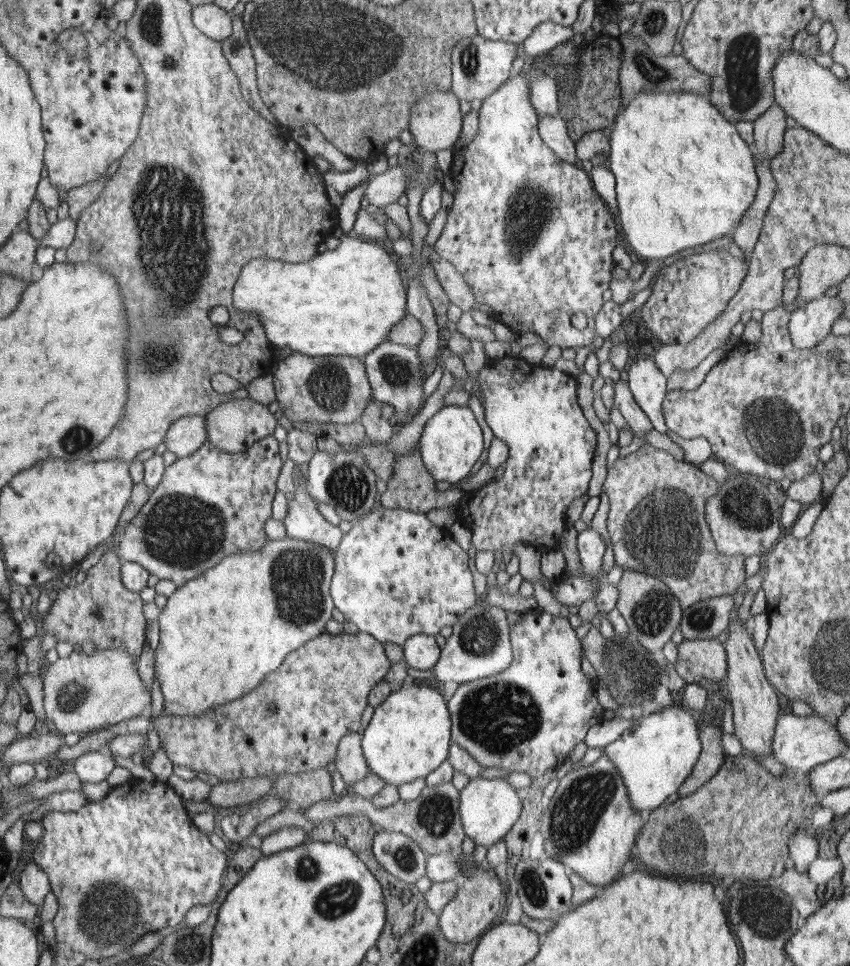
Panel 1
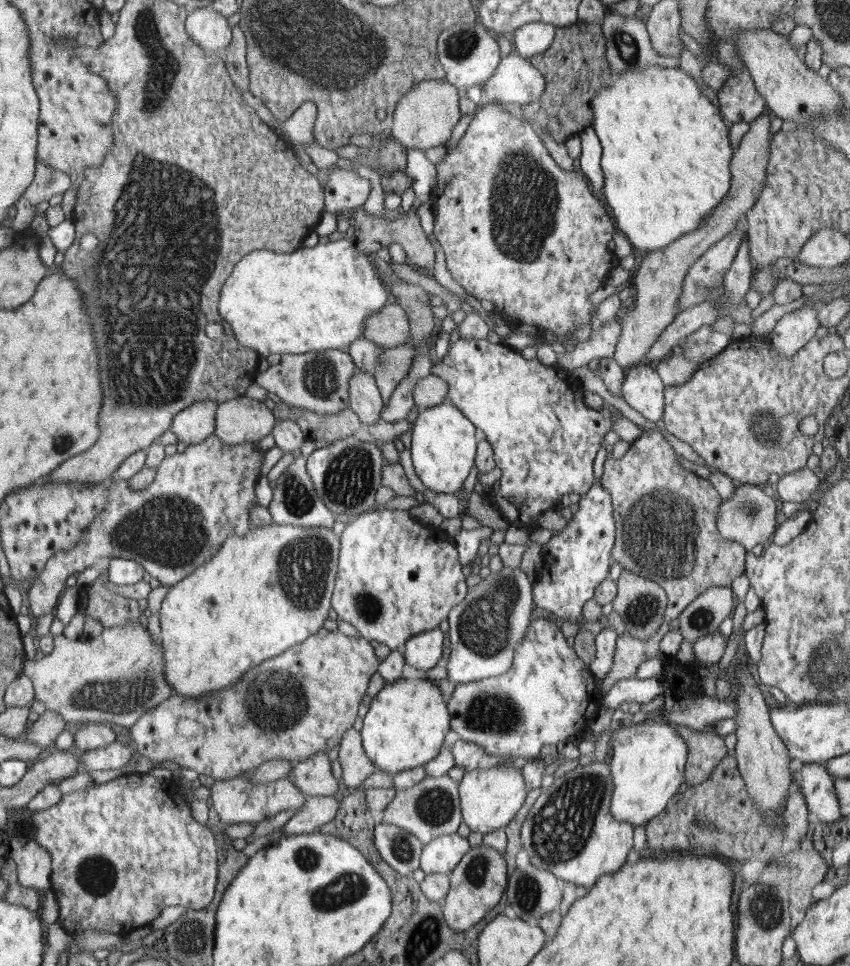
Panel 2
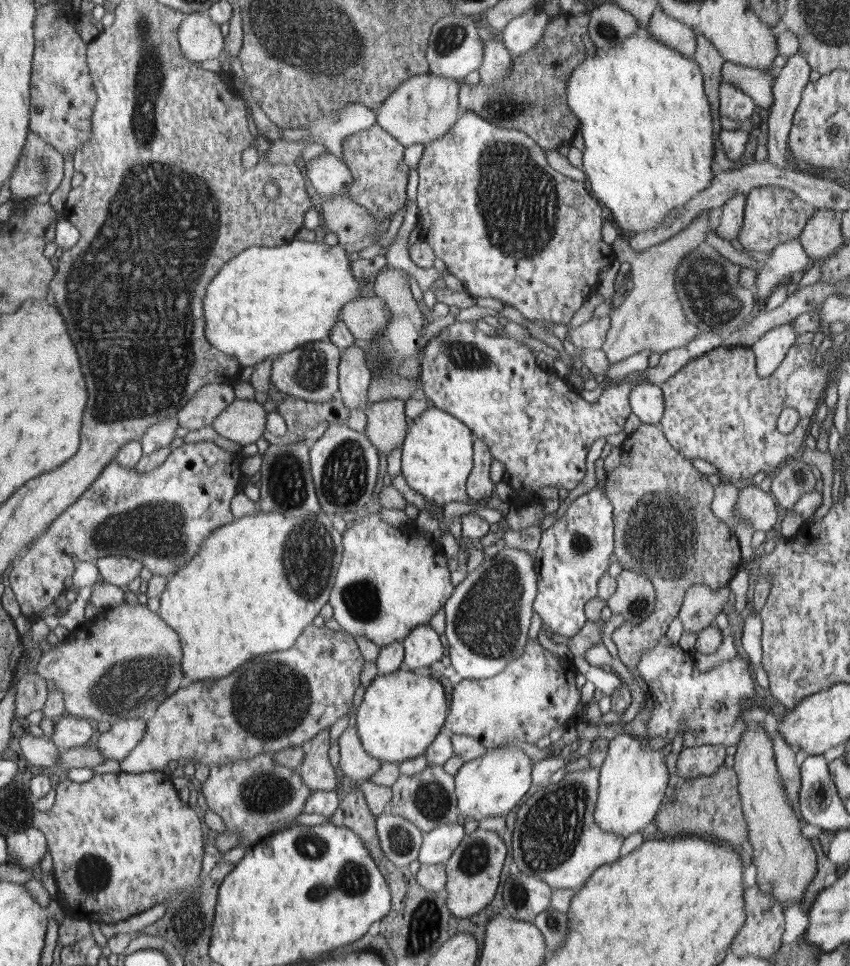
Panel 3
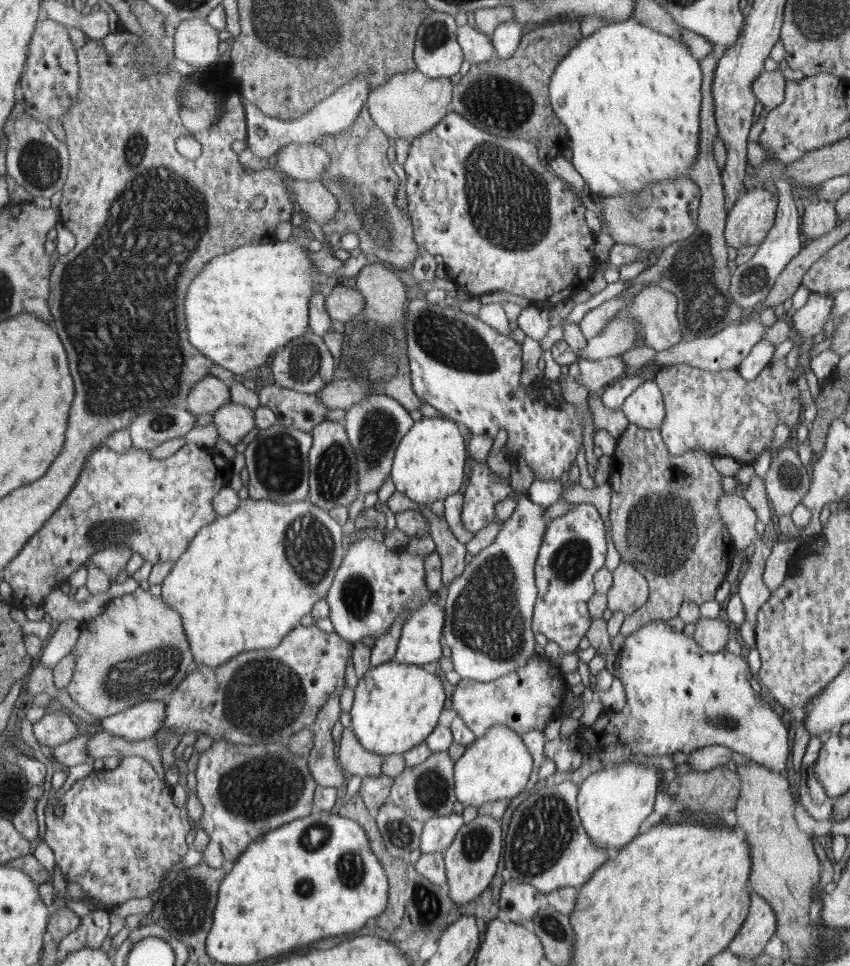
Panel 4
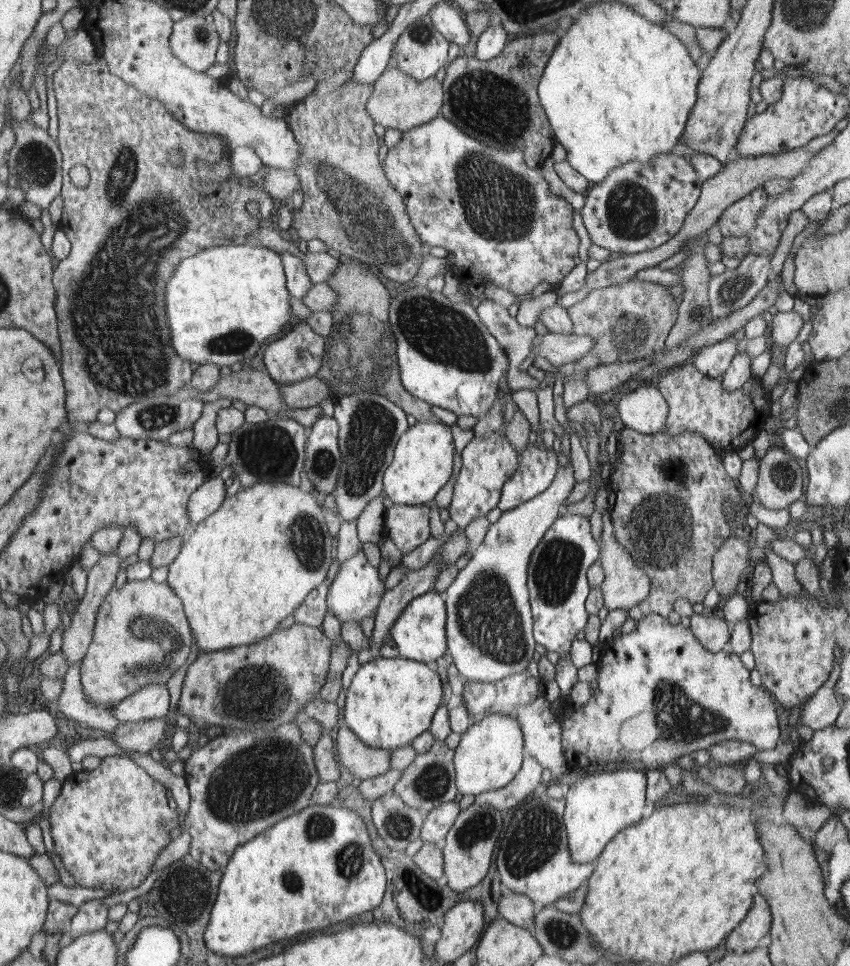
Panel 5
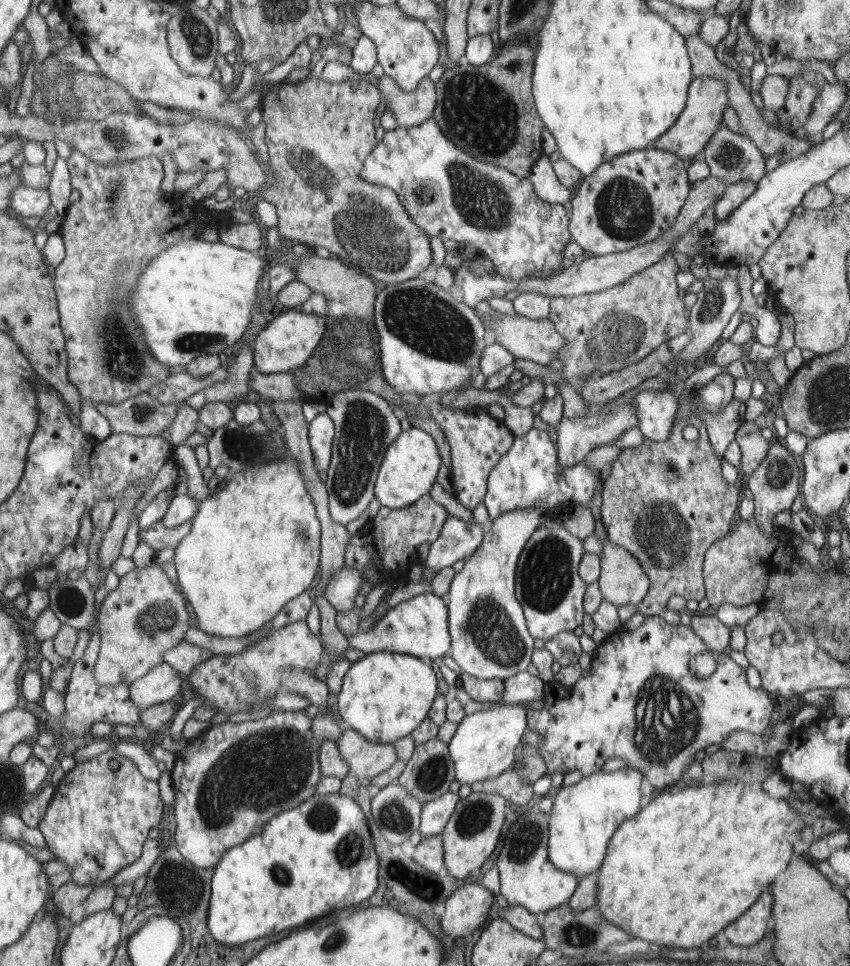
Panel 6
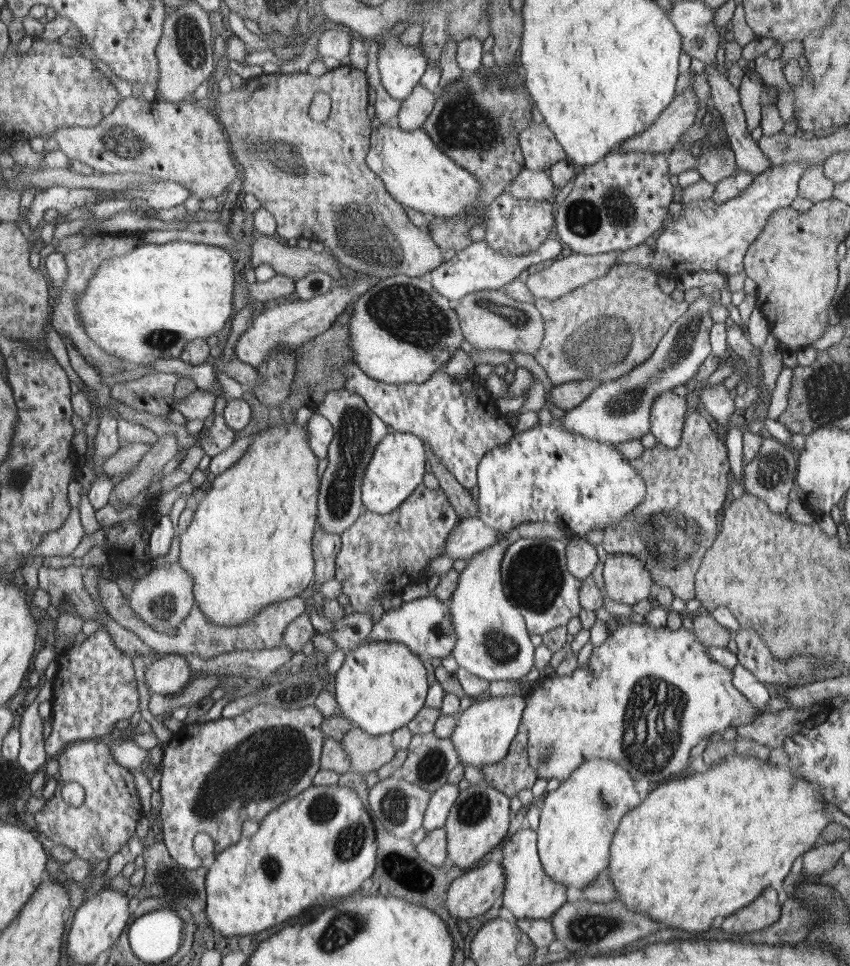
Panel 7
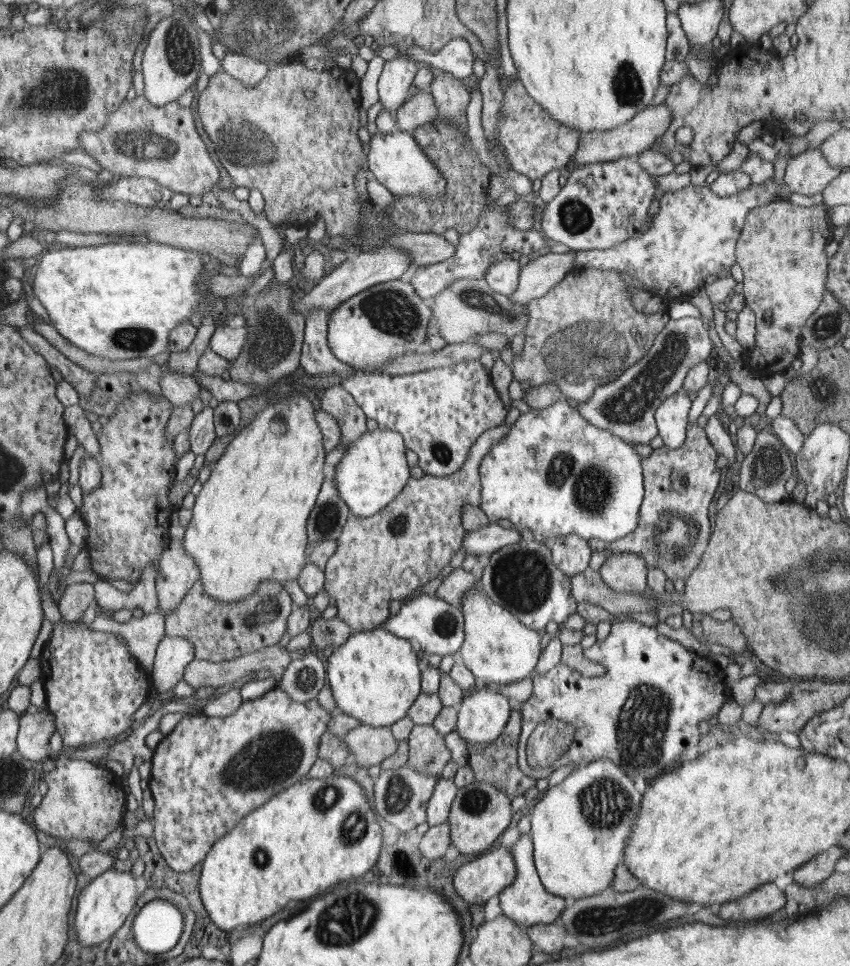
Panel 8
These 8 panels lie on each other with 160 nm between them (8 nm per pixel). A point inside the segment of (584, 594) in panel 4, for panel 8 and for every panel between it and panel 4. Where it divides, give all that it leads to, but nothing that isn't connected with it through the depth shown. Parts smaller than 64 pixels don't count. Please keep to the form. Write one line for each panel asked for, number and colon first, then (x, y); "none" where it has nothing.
5: (557, 581)
6: (548, 586)
7: (536, 581)
8: (521, 577)

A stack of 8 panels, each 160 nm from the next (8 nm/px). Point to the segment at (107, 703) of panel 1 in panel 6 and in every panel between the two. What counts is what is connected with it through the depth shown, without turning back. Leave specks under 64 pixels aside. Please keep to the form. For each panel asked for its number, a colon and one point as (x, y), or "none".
2: (119, 676)
3: (122, 664)
4: (136, 650)
5: (141, 636)
6: (145, 615)

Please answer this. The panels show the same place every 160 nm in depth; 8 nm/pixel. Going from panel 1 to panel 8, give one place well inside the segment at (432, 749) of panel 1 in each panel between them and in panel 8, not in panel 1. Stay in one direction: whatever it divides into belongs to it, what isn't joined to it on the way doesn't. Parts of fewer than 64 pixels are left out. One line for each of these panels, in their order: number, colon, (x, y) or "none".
2: (405, 727)
3: (401, 714)
4: (396, 706)
5: (391, 701)
6: (385, 696)
7: (381, 686)
8: (374, 677)

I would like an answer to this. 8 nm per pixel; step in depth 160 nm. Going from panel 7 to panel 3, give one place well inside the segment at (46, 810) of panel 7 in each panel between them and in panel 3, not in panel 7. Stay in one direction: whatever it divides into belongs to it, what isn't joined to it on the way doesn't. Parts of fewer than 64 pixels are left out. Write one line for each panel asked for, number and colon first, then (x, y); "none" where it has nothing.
3: (120, 843)
4: (120, 832)
5: (109, 825)
6: (98, 819)

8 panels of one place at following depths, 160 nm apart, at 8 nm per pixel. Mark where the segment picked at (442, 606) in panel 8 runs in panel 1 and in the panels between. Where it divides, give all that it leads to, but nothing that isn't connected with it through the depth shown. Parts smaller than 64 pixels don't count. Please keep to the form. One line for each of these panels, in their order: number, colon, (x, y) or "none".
1: (422, 652)
2: (422, 651)
3: (422, 647)
4: (420, 642)
5: (419, 634)
6: (419, 627)
7: (424, 624)

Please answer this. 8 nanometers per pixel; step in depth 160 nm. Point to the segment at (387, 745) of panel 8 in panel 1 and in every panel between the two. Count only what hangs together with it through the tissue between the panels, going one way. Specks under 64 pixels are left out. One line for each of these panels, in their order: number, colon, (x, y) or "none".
1: (350, 763)
2: (356, 767)
3: (357, 765)
4: (353, 757)
5: (362, 761)
6: (366, 759)
7: (368, 753)

